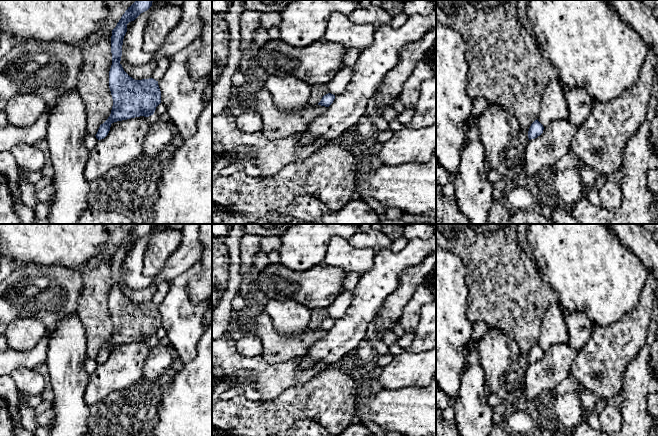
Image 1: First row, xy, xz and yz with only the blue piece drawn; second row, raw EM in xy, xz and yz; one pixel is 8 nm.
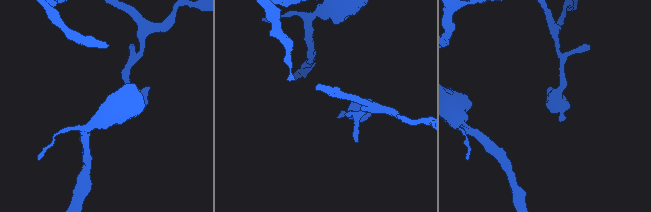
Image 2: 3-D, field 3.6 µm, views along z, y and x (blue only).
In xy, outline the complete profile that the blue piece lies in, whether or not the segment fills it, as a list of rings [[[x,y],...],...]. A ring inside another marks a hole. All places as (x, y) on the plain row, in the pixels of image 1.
[[[136,224],[128,231],[112,254],[109,312],[113,330],[110,340],[100,349],[95,359],[98,364],[108,359],[112,347],[140,340],[149,341],[154,338],[156,331],[161,327],[158,305],[153,302],[135,304],[124,295],[120,288],[127,248],[147,235],[152,230],[152,226],[153,224]]]

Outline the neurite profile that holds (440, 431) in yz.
[[[436,418],[436,436],[461,436],[455,419],[443,420]]]

